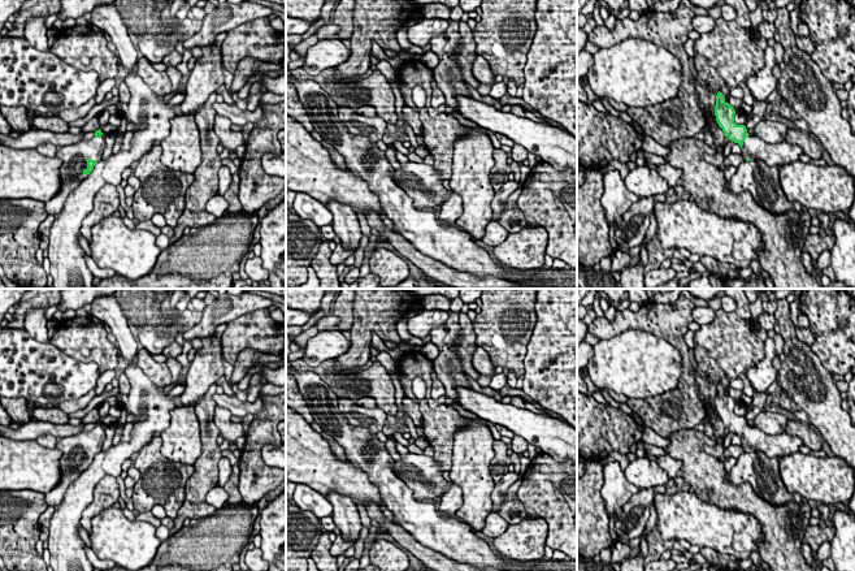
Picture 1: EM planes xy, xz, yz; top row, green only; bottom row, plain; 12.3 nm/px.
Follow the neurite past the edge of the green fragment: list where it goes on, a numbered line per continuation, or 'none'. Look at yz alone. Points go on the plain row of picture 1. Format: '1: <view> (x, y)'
1: yz (772, 445)

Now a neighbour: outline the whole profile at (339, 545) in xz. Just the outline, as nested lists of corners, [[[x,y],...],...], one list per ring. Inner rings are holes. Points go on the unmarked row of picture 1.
[[[340,535],[337,536],[335,541],[333,542],[330,548],[330,554],[334,557],[338,557],[339,554],[343,554],[347,549],[353,546],[352,541],[346,541]]]

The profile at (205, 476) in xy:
[[[217,384],[209,386],[204,399],[196,403],[195,414],[200,423],[201,454],[194,463],[194,473],[185,486],[185,501],[174,519],[174,527],[170,536],[179,532],[186,518],[208,518],[216,512],[216,509],[205,499],[208,492],[218,485],[218,462],[222,458],[221,449],[217,445],[220,431],[214,424]]]

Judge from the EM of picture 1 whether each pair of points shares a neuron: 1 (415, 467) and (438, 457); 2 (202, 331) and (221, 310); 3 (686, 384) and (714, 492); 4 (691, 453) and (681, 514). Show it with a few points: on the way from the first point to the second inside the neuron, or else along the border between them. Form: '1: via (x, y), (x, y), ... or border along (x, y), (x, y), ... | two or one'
1: border along (432, 457), (443, 471) | two
2: via (207, 325), (216, 315) | one
3: border along (693, 427), (675, 431), (668, 438) | two
4: border along (694, 492), (701, 498), (720, 507) | two

